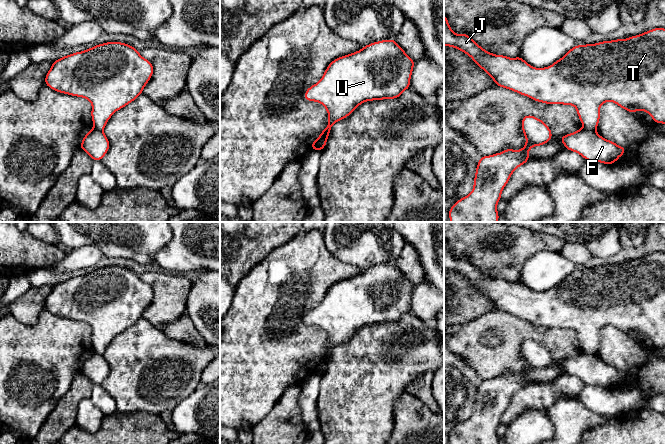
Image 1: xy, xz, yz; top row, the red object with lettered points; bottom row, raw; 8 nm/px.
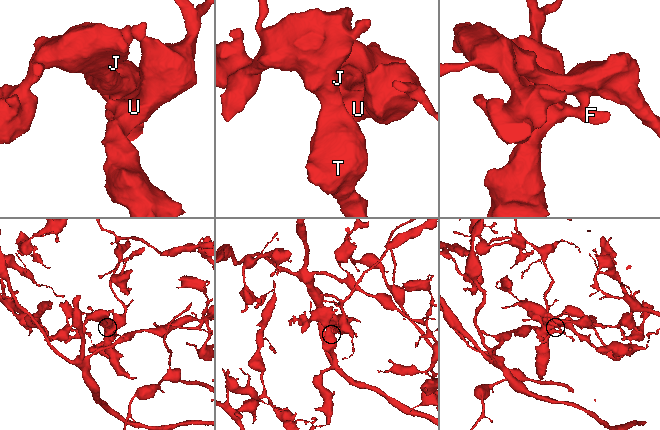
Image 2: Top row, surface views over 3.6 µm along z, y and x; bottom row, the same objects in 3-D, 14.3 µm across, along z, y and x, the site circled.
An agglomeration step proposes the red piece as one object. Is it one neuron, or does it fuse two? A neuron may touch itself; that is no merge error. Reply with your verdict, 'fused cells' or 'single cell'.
fused cells

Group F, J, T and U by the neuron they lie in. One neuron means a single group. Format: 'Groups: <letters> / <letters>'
Groups: F U / J T

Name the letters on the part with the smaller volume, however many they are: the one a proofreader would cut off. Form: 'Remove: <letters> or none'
Remove: J, T

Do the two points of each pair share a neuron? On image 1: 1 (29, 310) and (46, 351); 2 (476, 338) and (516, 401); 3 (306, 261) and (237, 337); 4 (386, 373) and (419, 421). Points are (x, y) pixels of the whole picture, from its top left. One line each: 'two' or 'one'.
1: two
2: two
3: one
4: two

